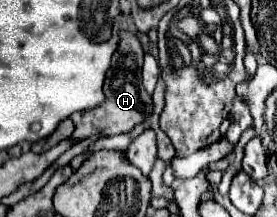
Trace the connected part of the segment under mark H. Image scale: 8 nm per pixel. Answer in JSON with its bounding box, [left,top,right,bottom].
[73,31,153,139]

